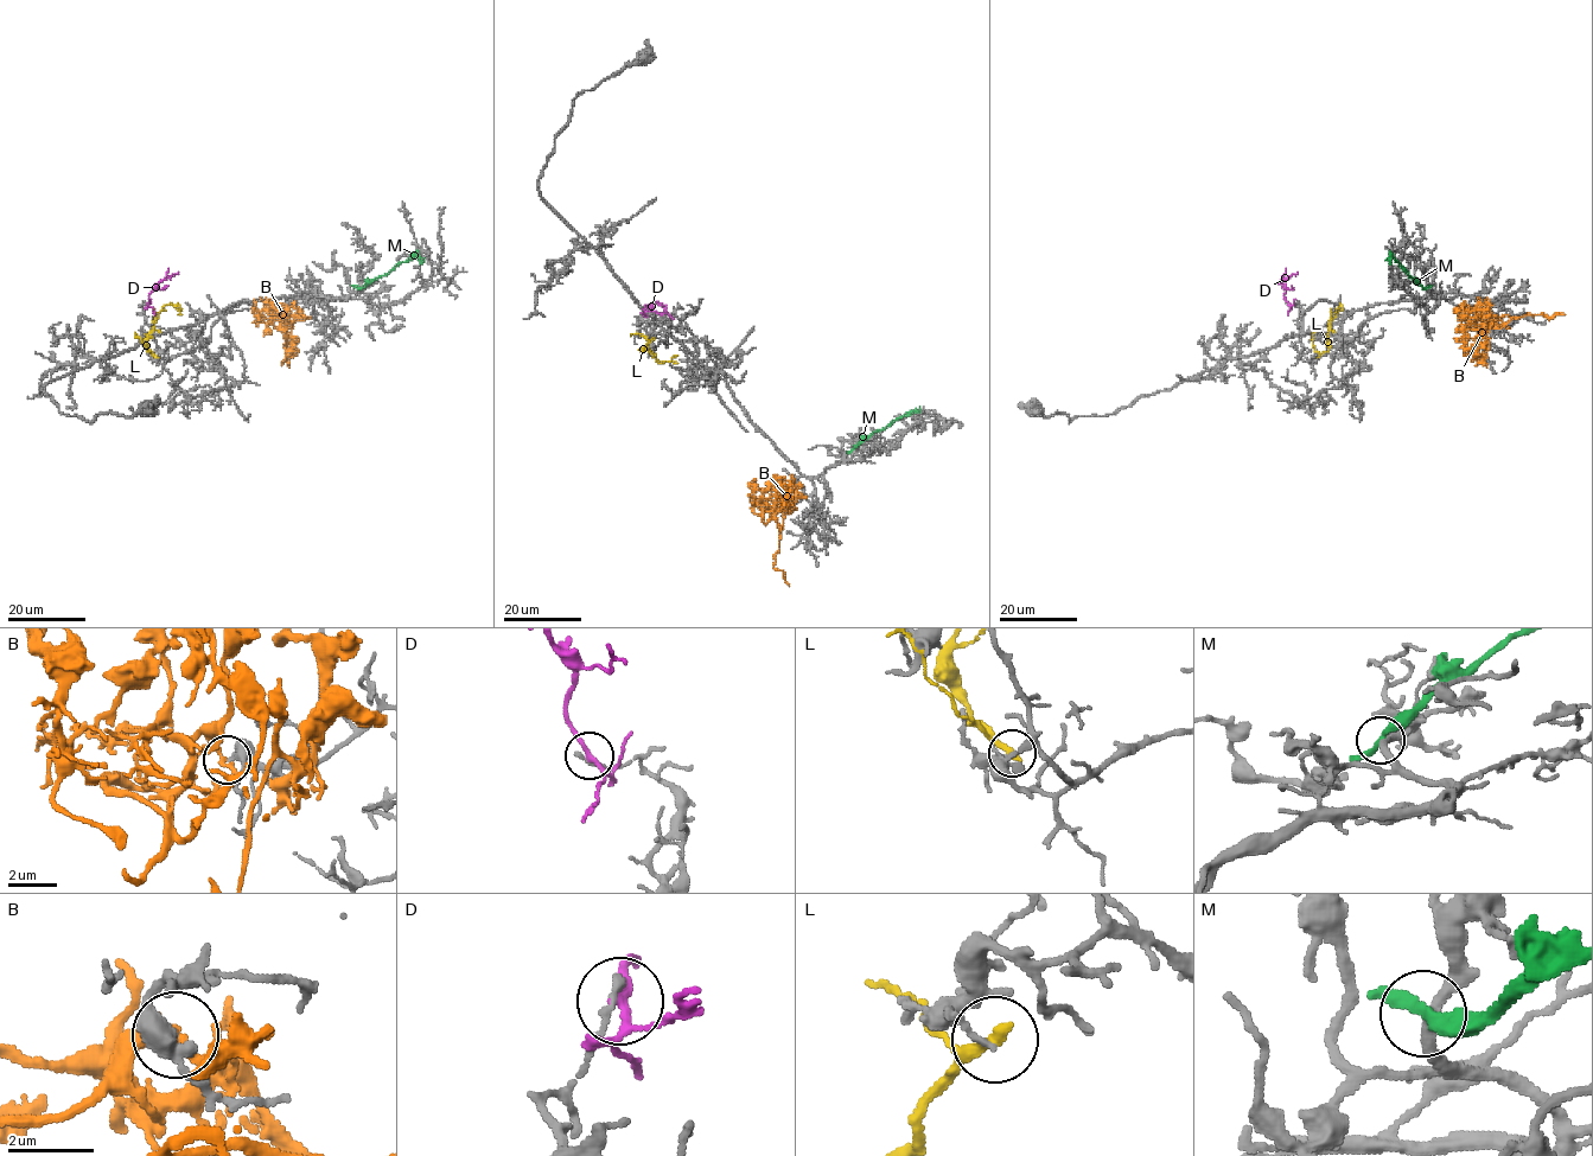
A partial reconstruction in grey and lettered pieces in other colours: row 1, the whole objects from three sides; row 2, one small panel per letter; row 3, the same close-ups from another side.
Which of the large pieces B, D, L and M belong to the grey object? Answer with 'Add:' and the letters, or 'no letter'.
Add: no letter

